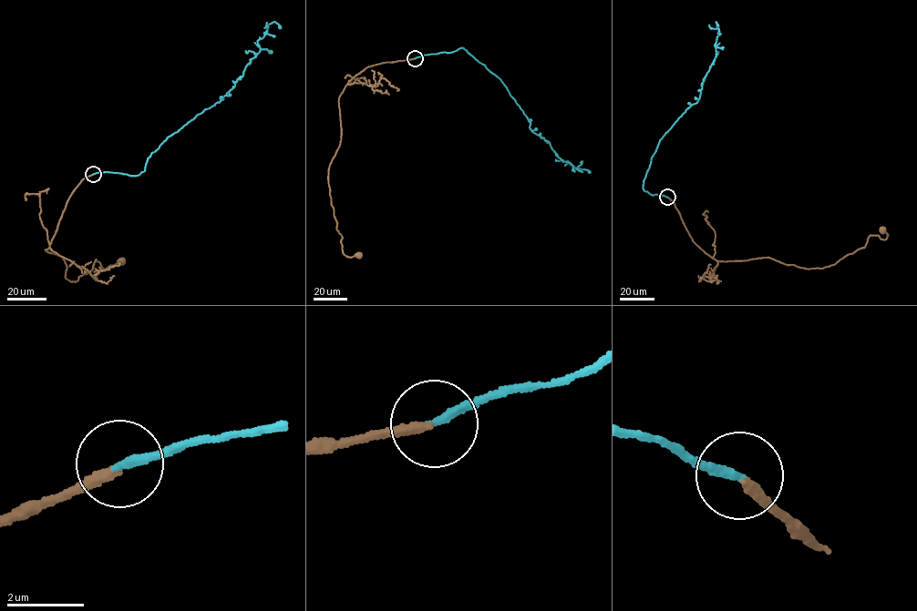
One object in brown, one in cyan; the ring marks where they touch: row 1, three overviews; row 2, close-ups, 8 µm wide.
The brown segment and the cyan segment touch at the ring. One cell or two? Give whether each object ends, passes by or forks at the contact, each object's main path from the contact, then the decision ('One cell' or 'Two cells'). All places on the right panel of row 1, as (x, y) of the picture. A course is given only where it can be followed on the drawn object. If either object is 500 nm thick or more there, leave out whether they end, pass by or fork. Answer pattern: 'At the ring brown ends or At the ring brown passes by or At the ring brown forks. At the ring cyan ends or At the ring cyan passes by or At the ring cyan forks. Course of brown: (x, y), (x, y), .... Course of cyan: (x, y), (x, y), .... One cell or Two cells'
At the ring brown ends. At the ring cyan ends. Course of brown: (668, 198), (694, 243), (718, 261), (769, 257), (823, 268), (864, 248), (870, 235), (886, 239), (883, 229). Course of cyan: (668, 197), (644, 191), (643, 179), (661, 139), (699, 97), (716, 55), (716, 22), (718, 26). One cell

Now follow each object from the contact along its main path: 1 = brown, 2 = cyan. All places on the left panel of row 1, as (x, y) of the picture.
1: (94, 174), (75, 189), (45, 249), (62, 257), (72, 281), (91, 271), (96, 259), (105, 269), (120, 261)
2: (94, 174), (144, 171), (167, 138), (234, 86), (261, 48), (265, 26), (274, 22), (280, 28)

